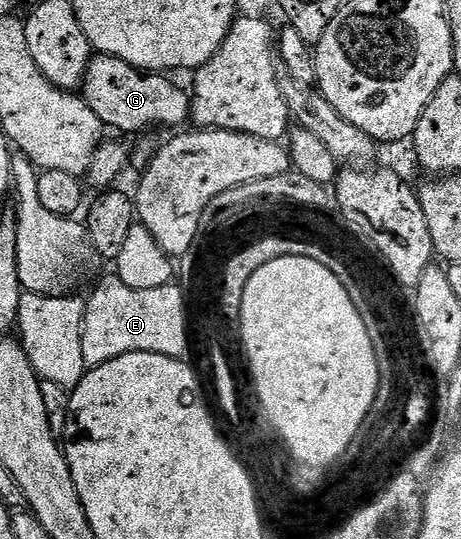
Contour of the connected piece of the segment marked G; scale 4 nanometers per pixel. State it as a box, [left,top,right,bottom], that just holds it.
[83,53,191,131]

